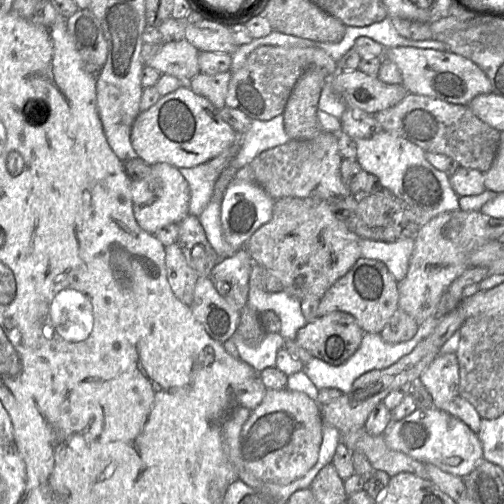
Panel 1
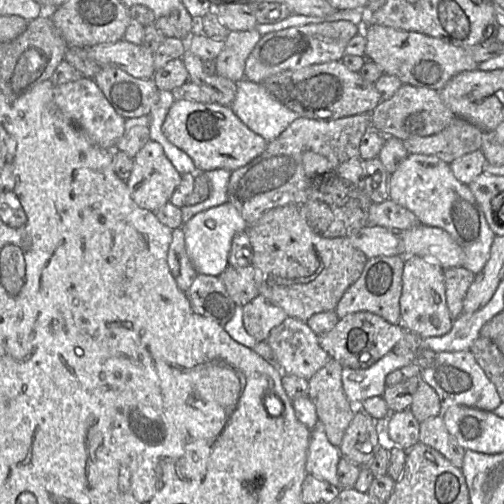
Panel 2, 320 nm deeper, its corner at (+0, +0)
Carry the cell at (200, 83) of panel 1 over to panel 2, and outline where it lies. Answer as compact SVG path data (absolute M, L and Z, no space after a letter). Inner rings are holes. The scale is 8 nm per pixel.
M256 29L229 31L224 47L215 59L216 74L234 83L243 79L246 60L261 37Z

